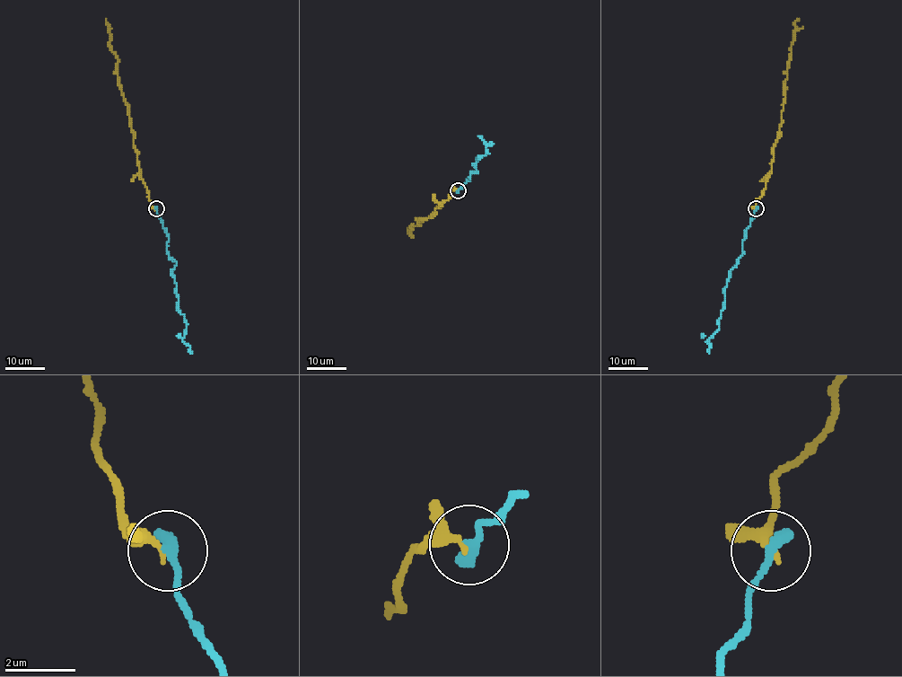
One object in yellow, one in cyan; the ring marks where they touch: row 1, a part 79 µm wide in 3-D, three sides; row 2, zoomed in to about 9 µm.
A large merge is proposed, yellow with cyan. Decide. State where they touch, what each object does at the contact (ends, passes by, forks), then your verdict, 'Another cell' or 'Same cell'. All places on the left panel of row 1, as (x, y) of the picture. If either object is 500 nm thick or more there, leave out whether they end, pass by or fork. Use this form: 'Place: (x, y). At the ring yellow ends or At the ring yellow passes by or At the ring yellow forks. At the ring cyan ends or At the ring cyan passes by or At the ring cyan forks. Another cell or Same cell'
Place: (156, 208). At the ring yellow passes by. At the ring cyan ends. Same cell

